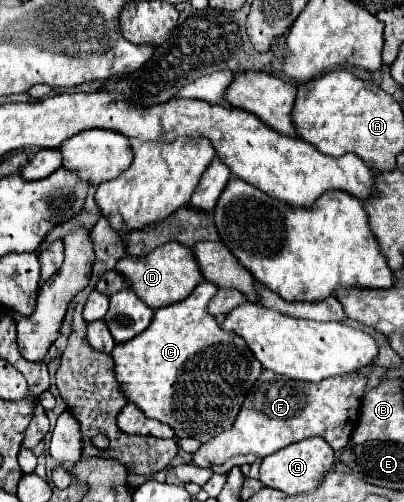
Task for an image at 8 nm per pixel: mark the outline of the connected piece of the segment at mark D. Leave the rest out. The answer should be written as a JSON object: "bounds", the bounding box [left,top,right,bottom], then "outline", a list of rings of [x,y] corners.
{"bounds":[115,242,203,310],"outline":[[[177,242],[163,244],[141,258],[127,254],[115,264],[115,270],[131,282],[131,290],[153,310],[183,300],[203,280],[201,272],[197,270],[197,262],[193,262],[191,248],[181,246]]]}

